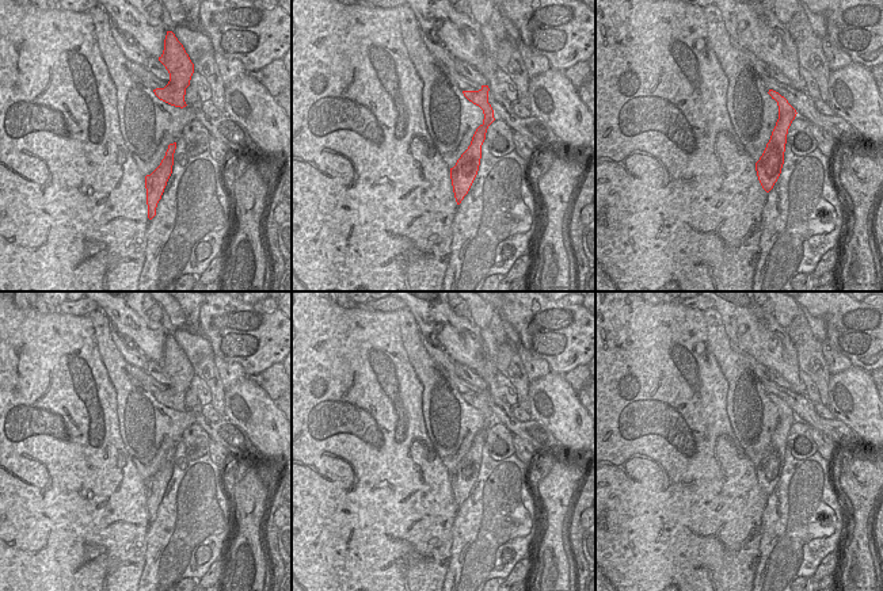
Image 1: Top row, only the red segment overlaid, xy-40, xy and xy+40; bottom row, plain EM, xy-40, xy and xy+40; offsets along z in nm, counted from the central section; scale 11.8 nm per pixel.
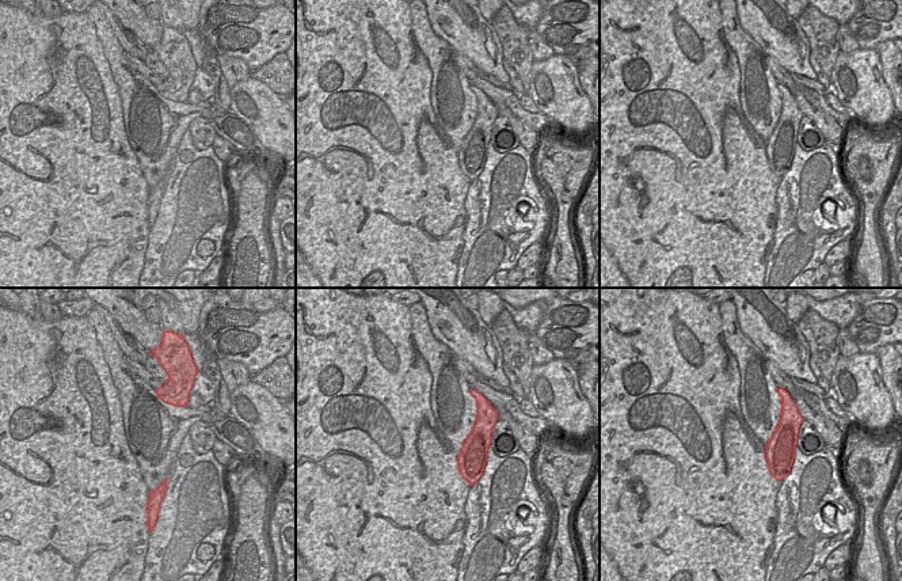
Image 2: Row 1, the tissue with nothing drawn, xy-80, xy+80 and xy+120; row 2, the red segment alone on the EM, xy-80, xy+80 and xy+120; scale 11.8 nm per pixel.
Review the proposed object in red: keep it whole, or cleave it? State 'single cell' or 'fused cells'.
fused cells

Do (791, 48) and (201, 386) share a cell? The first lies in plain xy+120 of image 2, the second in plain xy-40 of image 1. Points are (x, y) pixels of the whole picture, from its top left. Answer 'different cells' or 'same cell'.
different cells

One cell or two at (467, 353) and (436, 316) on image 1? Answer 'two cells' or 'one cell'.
one cell

